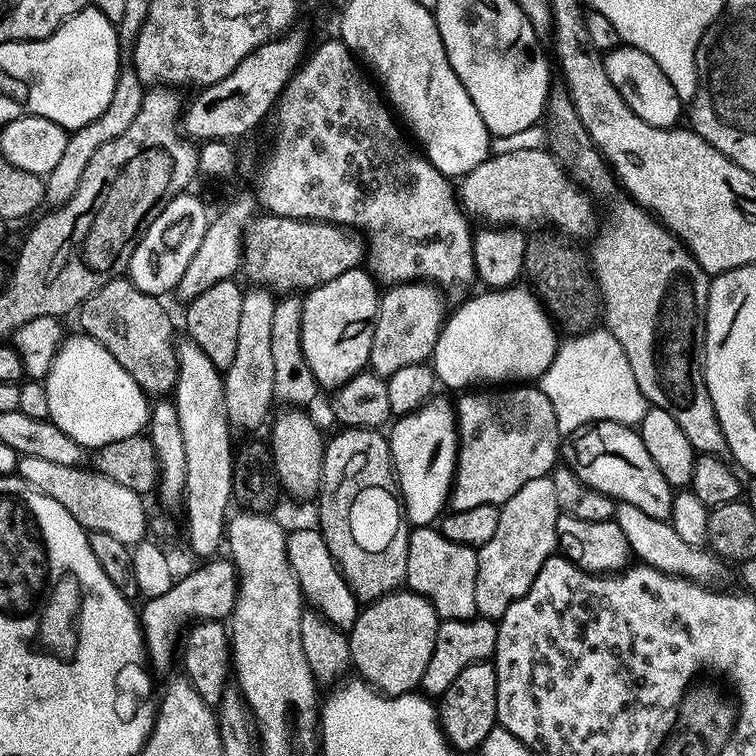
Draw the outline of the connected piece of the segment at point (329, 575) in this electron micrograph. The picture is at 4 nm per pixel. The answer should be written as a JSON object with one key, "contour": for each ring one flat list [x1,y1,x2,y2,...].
{"contour":[[300,528,287,535,287,558,290,560,291,569,298,578,301,592,313,604,317,611,323,612,332,624,345,630,352,628,360,609,360,602,350,590,345,578,340,573,322,538,319,529]]}

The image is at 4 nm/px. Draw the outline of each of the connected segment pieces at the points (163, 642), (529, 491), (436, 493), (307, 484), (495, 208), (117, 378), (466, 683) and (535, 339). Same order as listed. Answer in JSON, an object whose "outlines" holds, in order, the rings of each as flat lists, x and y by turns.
{"outlines":[[[212,558,204,564,201,568,196,568,193,572,188,572,184,577,173,579,170,590,166,590,166,594,158,594,158,598,153,600,145,599,144,609,141,607,138,612,138,619,142,629,142,639,144,641,144,652,146,653,146,660,149,660,158,671,164,672,172,664,172,659,177,659,178,645,182,640,182,631,180,632,180,623,183,620,191,621,195,618,197,621,203,622,205,620,220,620,221,618,231,617,234,606,236,605,236,585,238,577,236,575,236,565,232,563,231,559]],[[551,475,542,478,534,478,518,490,504,504,499,505,498,526,495,527,495,533,485,545,478,548,476,557,478,558,478,586,474,590,474,602,476,611,485,620,495,620,499,622,506,614,506,610,534,582,538,570,553,556,558,548,558,518,561,516,561,510,558,506,558,497,554,490,554,482]],[[433,398,421,406,417,412,399,417,391,425,388,445,392,451,392,469,396,471,396,486,402,501,402,511,407,523,412,526,432,526,441,519,450,500,452,482,456,479,456,410,453,401]],[[289,407,275,413,272,424,272,440,270,439,270,463,276,473,277,481,285,493,288,492,296,500,308,500,317,495,322,478,322,462,326,436,307,415,307,411]],[[544,148,489,155,459,181,458,199,469,217,477,216,484,220,480,222,490,226,519,226,528,230,531,224,540,224,536,226,551,226,569,238,576,238,587,237,598,224,592,209,593,197,565,172,551,151]],[[77,334,61,343,46,379,43,381,46,398,50,398,50,414,48,419,65,432,74,442,78,442,86,450,95,450,106,446,106,442,118,442,122,438,141,435,148,426,150,411,149,397,140,389,138,382,130,376,114,360,105,346,93,340,91,336]],[[483,660,474,662,474,666,466,666,454,683,438,698,438,719,440,729,448,743,457,753,475,753,486,742,490,730,497,728,498,714,498,678,495,663]],[[513,286,480,290,469,295,456,313,445,319,430,361,436,379,448,388,504,386,509,382,536,382,554,362,557,325,535,292]]]}

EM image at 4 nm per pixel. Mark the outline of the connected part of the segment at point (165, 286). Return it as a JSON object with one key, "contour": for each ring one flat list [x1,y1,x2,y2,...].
{"contour":[[181,194,176,196,156,216,148,221,142,235,136,241,136,249,128,263,127,279,134,287,147,296,164,298,164,295,176,288,180,279,202,243,203,235,209,226,210,213,196,196]]}

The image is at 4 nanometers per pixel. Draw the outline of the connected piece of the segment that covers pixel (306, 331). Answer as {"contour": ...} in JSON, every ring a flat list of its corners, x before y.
{"contour":[[358,267,351,268,346,274,338,274,338,278,330,278,330,282,320,284,303,297,302,354,306,356,310,370,314,370,314,378,320,383,321,389,338,389,368,368,378,303,376,288,378,289,377,281,363,267]]}

